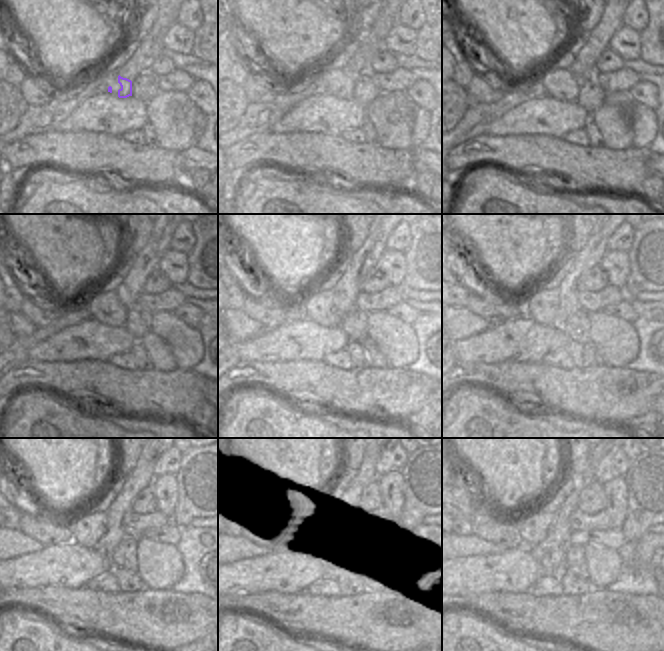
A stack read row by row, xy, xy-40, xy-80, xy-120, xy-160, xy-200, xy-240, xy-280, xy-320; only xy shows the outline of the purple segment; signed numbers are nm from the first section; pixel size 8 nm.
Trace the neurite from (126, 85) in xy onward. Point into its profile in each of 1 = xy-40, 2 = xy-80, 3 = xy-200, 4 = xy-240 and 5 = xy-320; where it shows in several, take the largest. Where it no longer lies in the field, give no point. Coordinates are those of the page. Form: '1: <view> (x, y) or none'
1: xy-40 (334, 77)
2: xy-80 (553, 79)
3: xy-200 (541, 306)
4: xy-240 (88, 528)
5: xy-320 (533, 528)

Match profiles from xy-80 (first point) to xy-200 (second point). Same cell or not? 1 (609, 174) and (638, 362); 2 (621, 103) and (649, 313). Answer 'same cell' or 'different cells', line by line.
1: different cells
2: different cells

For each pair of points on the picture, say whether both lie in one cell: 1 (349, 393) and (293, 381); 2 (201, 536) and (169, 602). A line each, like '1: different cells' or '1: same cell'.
1: same cell
2: different cells

